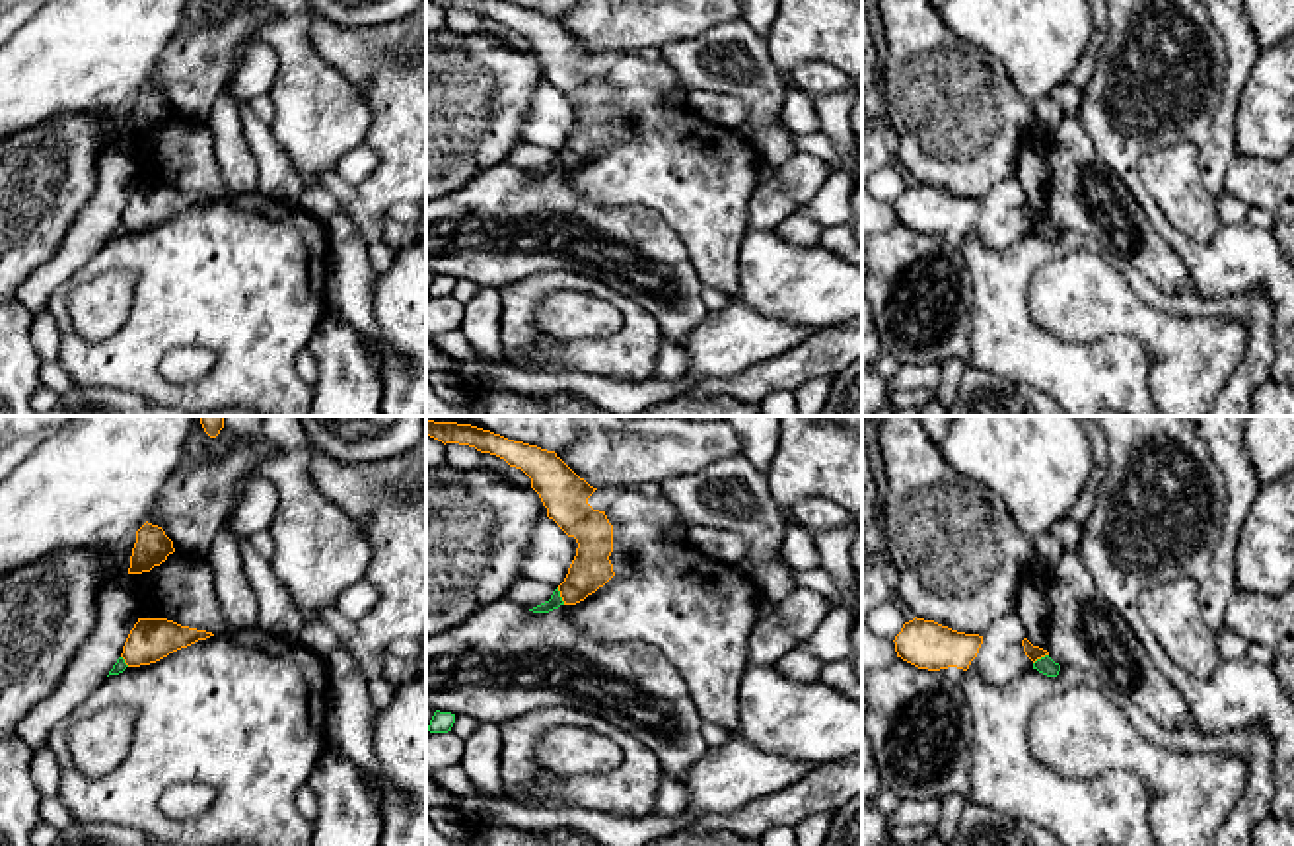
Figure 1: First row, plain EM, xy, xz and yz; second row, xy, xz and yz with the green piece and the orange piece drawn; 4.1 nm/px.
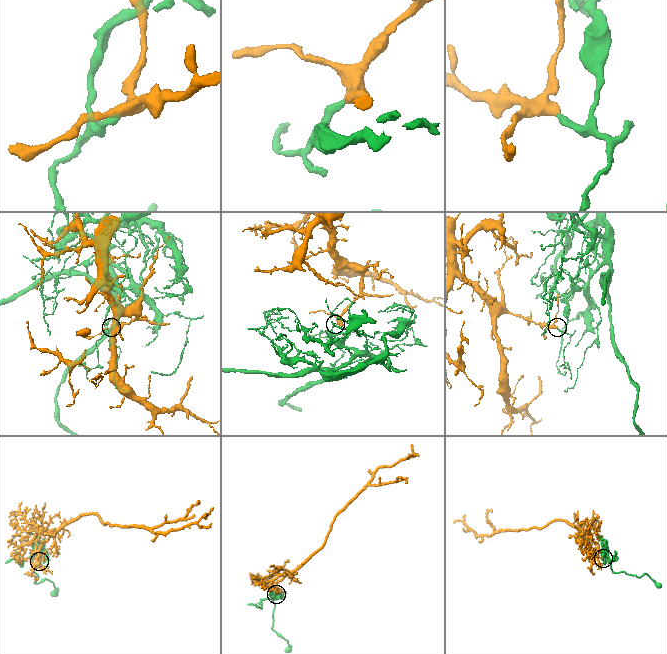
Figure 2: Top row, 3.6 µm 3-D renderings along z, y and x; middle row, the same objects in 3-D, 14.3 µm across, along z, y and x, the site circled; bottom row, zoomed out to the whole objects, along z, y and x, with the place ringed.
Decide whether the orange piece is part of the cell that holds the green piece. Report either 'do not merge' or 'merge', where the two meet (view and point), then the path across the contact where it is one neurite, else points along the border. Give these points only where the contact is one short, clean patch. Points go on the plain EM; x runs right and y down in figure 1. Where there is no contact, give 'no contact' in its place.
do not merge | xz (559, 160) | along xz (557, 152), (565, 168)

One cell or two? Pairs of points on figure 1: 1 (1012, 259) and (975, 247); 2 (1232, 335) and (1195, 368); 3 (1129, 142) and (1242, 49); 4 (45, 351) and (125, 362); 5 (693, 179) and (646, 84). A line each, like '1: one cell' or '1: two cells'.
1: one cell
2: one cell
3: one cell
4: two cells
5: one cell

